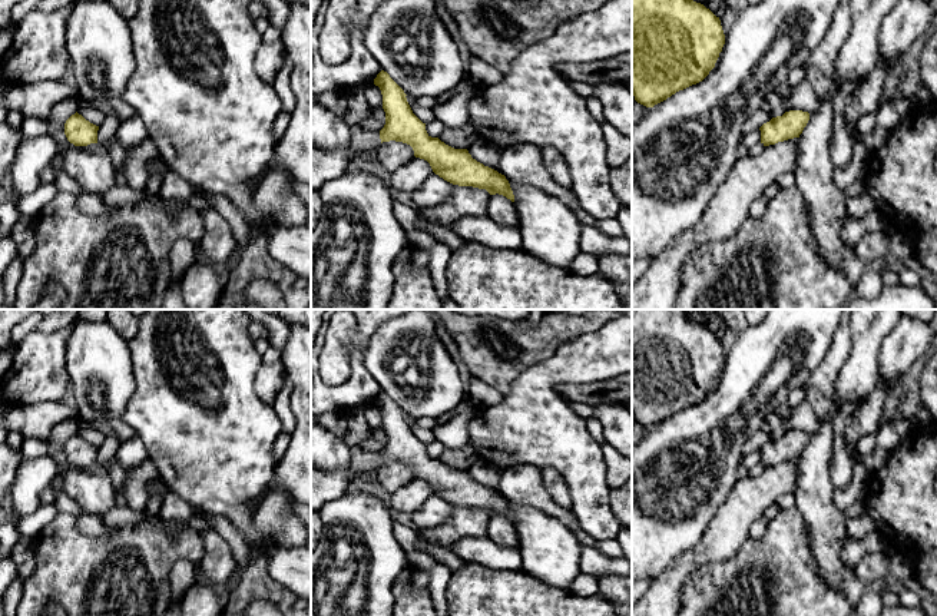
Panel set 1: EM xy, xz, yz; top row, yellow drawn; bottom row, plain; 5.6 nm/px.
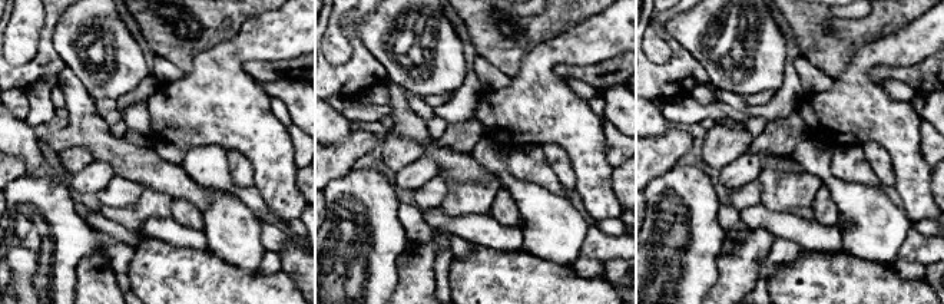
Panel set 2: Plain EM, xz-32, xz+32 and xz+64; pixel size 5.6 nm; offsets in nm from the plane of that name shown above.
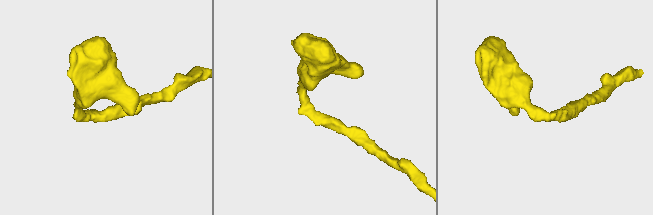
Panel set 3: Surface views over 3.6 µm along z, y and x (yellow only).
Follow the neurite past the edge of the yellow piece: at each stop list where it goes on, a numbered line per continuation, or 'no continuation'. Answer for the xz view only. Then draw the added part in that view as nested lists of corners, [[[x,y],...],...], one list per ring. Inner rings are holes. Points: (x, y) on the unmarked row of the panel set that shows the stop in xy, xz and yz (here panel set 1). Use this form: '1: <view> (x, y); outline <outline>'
1: xz (325, 486); outline [[[352,450],[345,470],[324,471],[311,467],[311,513],[318,511],[327,501],[344,496],[352,478],[377,471],[380,466],[378,453]]]

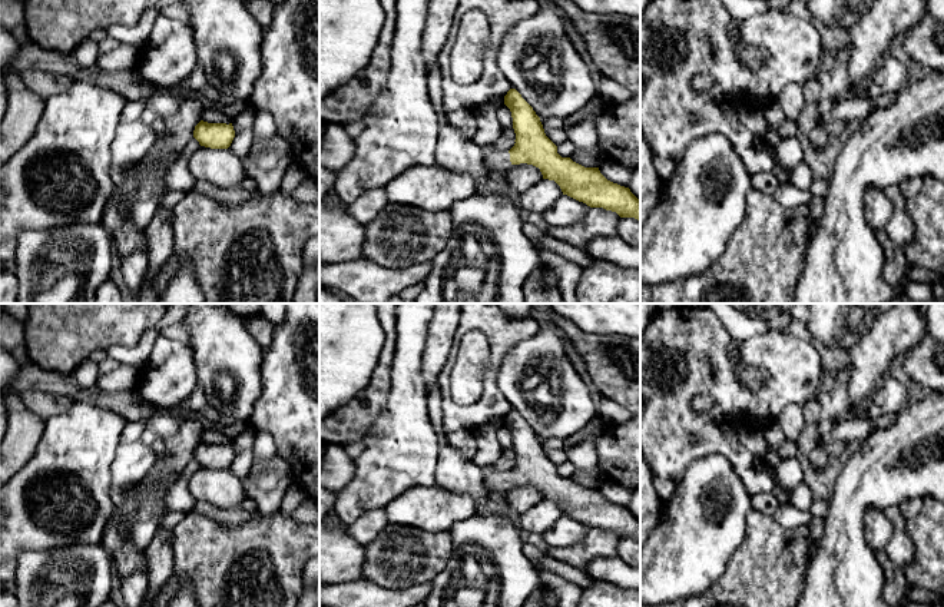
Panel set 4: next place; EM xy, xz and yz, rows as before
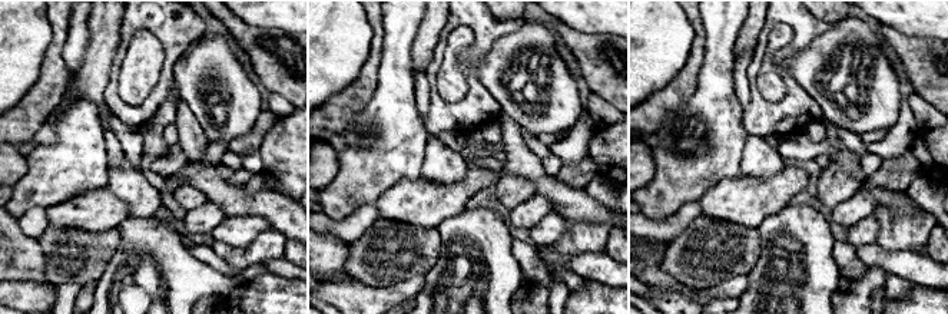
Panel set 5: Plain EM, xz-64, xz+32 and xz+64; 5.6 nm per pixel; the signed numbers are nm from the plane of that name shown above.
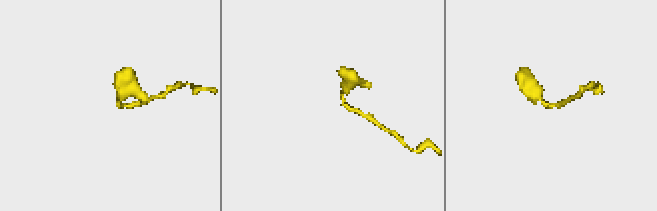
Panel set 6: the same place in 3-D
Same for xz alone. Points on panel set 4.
1: xz (493, 480); outline [[[488,471],[483,475],[483,488],[487,492],[491,490],[506,492],[510,487],[510,474],[507,471]]]

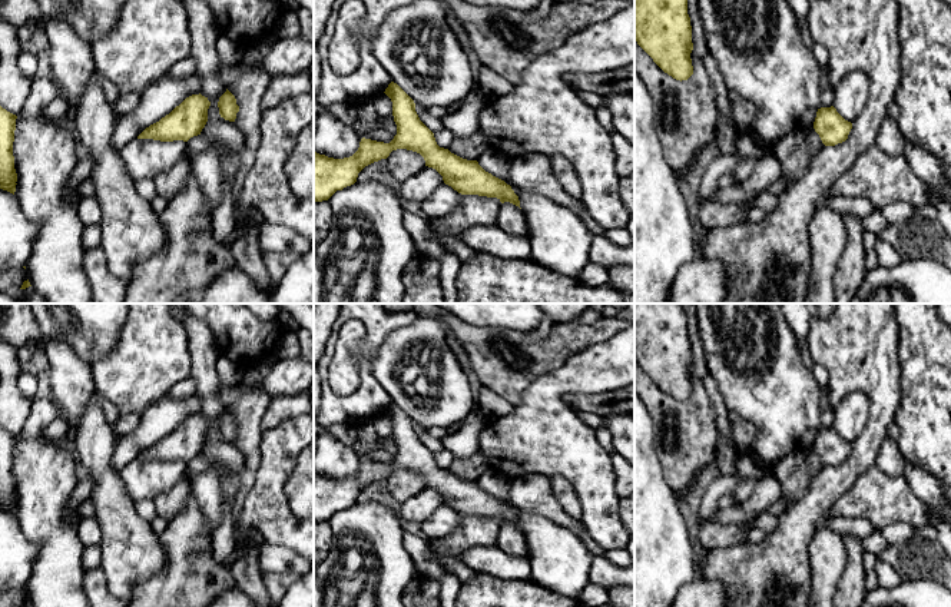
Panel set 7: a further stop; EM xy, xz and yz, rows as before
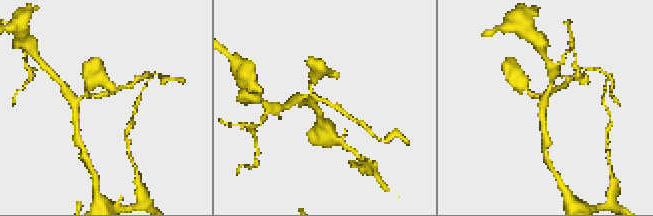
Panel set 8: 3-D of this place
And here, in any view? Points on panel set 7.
no continuation

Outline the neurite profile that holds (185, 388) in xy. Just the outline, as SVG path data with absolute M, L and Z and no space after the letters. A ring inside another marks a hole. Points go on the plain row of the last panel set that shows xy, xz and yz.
M190 377L176 382L168 392L168 395L173 399L185 399L195 394L196 394L196 384Z

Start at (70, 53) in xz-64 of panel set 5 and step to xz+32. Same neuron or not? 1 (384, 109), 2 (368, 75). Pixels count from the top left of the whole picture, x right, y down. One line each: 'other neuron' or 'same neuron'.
1: same neuron
2: other neuron

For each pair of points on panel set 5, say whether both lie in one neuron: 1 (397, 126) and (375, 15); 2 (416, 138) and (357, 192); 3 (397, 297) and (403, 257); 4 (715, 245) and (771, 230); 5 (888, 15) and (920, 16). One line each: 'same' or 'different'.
1: different
2: same
3: different
4: different
5: same

